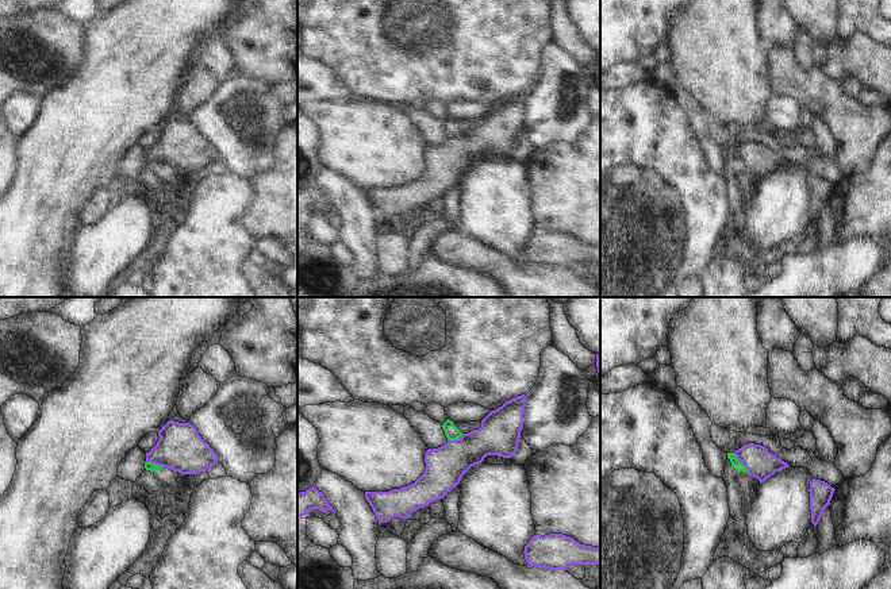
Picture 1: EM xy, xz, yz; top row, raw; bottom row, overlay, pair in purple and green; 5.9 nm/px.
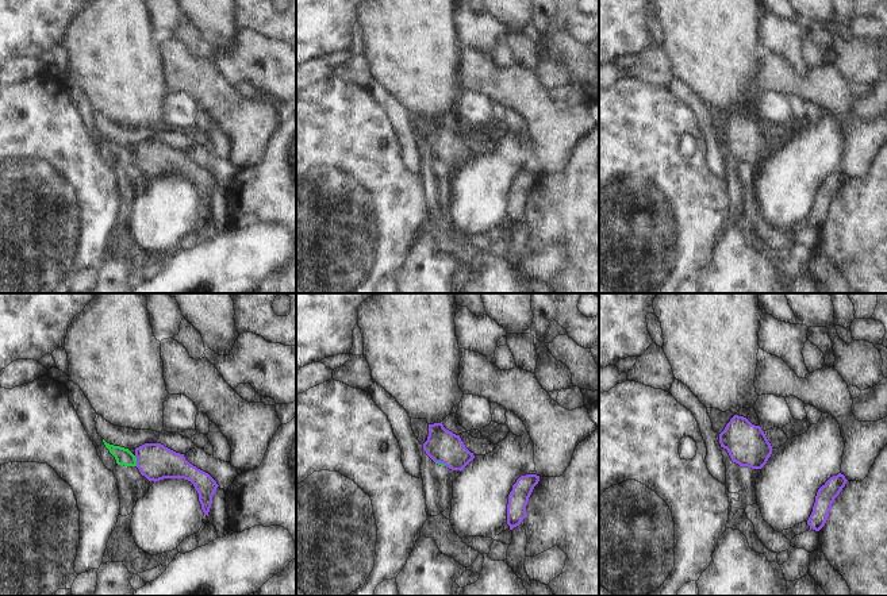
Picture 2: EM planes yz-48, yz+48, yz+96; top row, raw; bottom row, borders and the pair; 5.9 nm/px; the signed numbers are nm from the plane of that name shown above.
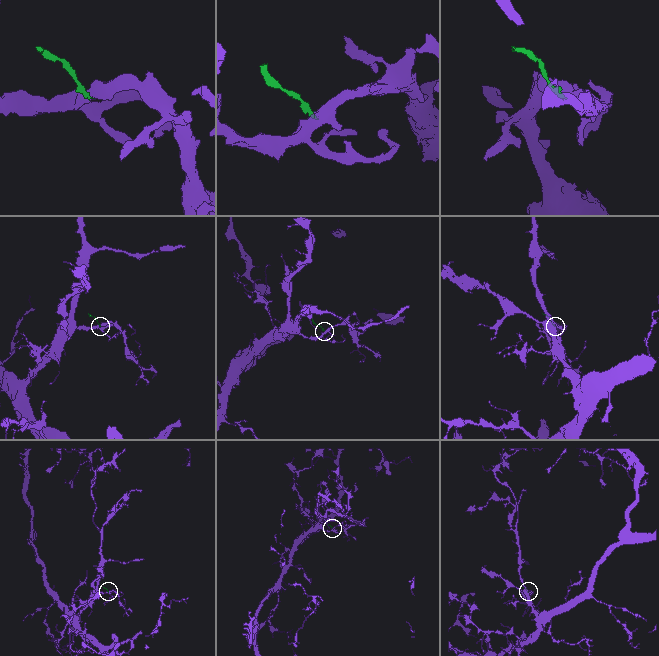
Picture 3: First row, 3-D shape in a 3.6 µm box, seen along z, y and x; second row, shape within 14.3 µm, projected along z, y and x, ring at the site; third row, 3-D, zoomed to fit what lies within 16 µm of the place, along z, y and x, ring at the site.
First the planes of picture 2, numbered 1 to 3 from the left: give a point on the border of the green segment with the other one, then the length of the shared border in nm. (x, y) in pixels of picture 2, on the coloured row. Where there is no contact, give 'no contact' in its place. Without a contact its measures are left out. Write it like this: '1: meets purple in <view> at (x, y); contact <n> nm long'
1: meets purple in yz-48 at (137, 461); contact 70 nm long
2: meets purple in yz+48 at (441, 462); contact 70 nm long
3: no contact

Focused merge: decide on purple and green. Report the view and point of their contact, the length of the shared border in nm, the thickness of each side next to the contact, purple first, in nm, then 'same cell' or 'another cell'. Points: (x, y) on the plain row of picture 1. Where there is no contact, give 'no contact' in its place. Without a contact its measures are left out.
yz (741, 160) | 160 nm | 180/60 nm | another cell

